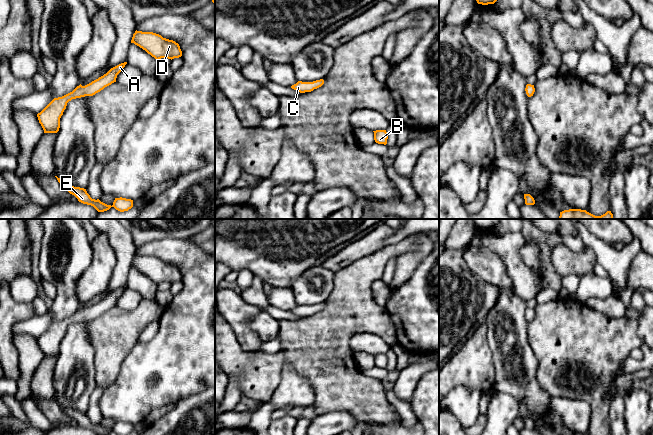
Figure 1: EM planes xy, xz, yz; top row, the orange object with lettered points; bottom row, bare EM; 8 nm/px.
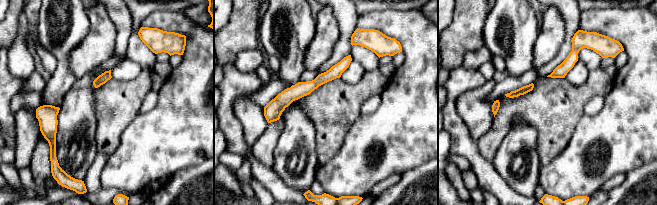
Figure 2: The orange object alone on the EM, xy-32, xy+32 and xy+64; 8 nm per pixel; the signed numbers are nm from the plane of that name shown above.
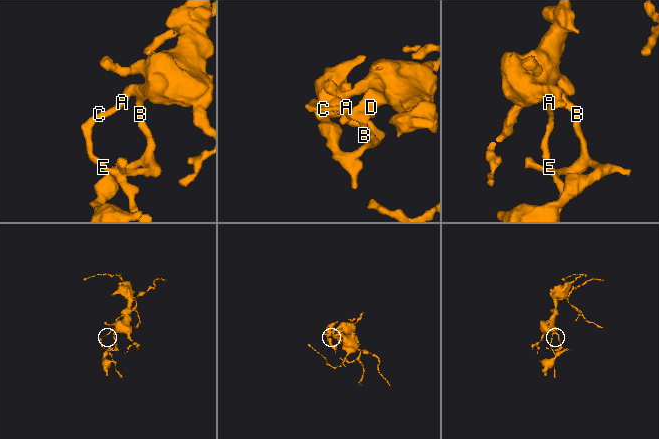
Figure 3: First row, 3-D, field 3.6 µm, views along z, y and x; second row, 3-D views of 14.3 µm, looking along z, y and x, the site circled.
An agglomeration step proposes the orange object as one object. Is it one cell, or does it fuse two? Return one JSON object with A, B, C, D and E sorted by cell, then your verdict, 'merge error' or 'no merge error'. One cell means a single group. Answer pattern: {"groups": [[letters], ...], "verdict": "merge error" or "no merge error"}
{"groups": [["A", "B", "C", "D", "E"]], "verdict": "no merge error"}

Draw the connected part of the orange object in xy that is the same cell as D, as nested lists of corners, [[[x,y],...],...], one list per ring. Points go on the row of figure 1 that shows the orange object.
[[[135,31],[131,43],[139,46],[156,60],[161,58],[174,59],[182,56],[182,51],[178,43],[173,40],[163,38],[153,32]]]

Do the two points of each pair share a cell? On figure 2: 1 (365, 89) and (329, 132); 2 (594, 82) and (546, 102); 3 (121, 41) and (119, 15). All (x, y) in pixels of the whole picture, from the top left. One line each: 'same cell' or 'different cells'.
1: same cell
2: same cell
3: same cell

